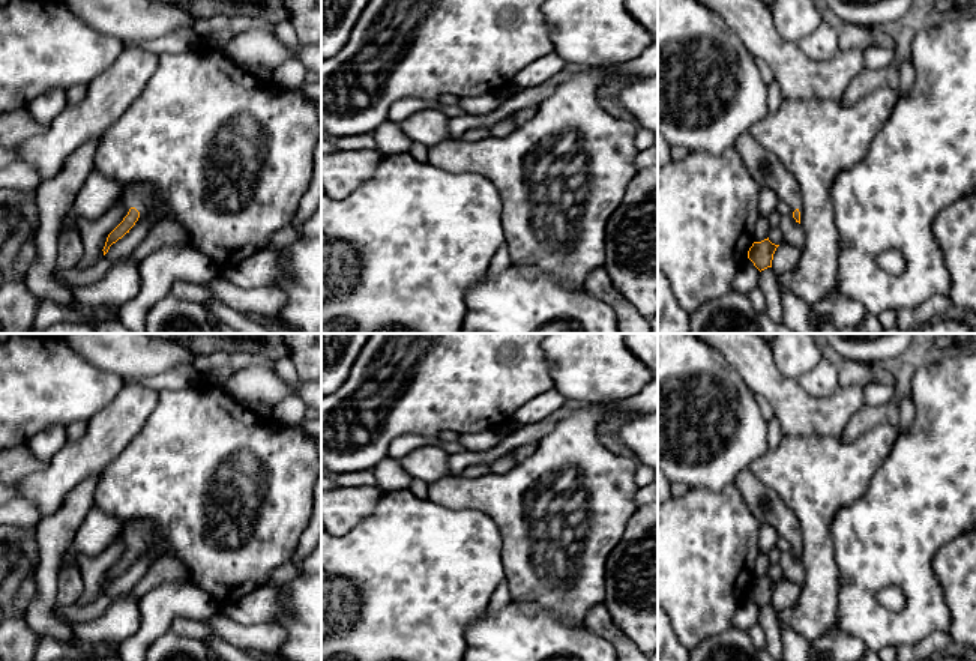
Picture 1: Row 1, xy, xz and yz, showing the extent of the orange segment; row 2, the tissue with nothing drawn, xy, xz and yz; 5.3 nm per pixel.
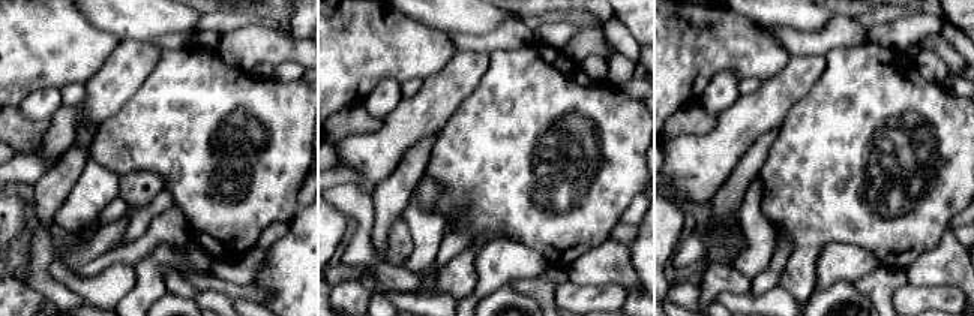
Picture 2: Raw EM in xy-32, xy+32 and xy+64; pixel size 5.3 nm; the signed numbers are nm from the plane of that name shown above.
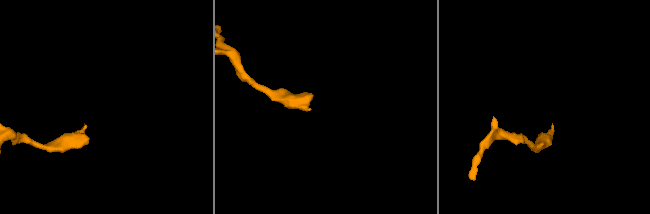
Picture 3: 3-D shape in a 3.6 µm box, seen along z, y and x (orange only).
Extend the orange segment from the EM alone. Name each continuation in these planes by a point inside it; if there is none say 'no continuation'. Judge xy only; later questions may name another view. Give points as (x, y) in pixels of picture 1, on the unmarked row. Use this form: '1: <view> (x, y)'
1: xy (138, 532)

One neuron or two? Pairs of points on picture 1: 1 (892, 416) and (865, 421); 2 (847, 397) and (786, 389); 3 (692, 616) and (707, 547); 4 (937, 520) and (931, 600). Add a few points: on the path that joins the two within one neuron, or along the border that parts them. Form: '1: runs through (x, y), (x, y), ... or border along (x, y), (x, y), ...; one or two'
1: runs through (886, 416), (871, 416); one
2: runs through (832, 406), (801, 404); one
3: runs through (698, 600), (698, 564); one
4: runs through (922, 540), (922, 580); one

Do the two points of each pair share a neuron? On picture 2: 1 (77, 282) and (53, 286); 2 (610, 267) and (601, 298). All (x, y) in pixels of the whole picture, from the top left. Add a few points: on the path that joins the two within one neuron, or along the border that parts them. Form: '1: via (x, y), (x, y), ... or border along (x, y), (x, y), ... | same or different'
1: border along (53, 259), (48, 273), (84, 300) | different
2: border along (571, 282), (578, 285), (619, 283), (625, 288) | different

